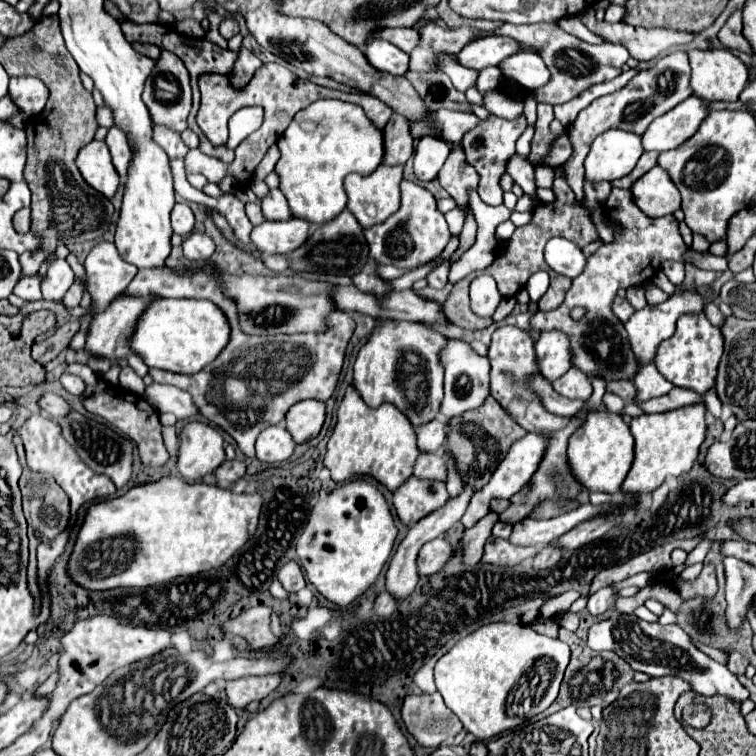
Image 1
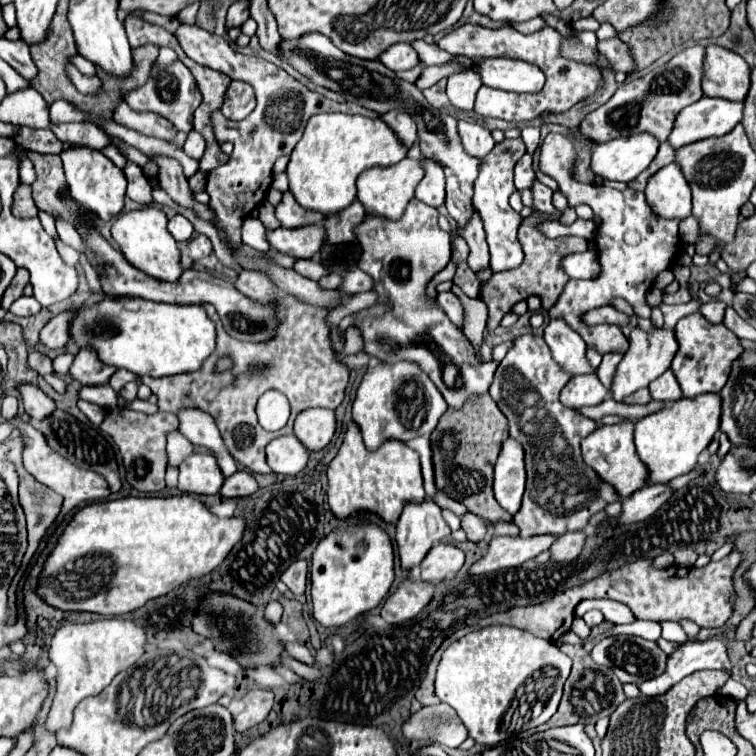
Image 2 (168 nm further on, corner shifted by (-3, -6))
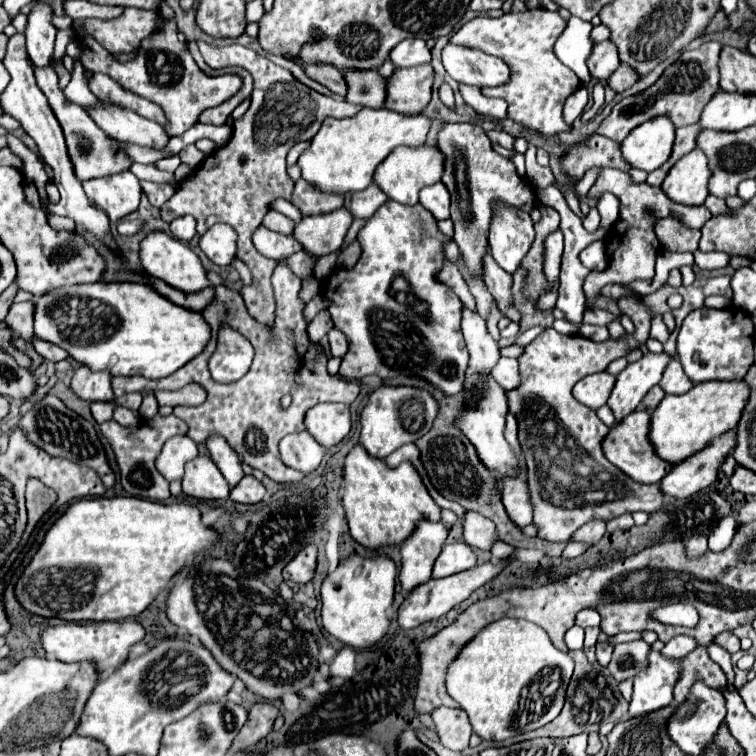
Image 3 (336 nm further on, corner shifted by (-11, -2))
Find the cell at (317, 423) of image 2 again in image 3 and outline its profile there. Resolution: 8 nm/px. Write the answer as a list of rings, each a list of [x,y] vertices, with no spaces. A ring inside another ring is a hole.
[[[316,404],[306,412],[306,430],[318,444],[336,446],[350,432],[350,412],[346,404]]]

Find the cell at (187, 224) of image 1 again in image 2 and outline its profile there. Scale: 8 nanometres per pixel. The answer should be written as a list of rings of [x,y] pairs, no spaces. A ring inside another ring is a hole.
[[[176,214],[168,222],[168,232],[174,236],[176,242],[188,242],[194,236],[194,226],[184,216]]]

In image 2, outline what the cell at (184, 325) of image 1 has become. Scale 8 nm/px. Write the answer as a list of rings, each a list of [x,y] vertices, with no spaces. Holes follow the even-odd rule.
[[[122,296],[116,300],[104,298],[98,304],[92,304],[86,308],[74,308],[74,310],[76,314],[70,320],[68,332],[70,332],[70,338],[76,342],[76,346],[92,348],[102,364],[124,368],[138,376],[148,374],[152,378],[162,378],[162,376],[172,376],[182,372],[194,372],[202,366],[202,362],[212,354],[212,348],[214,348],[216,330],[212,320],[208,320],[202,306],[172,306],[164,302],[150,302],[144,298]]]

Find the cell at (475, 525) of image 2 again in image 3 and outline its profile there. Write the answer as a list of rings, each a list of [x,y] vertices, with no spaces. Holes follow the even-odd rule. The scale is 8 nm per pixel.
[[[494,540],[490,552],[492,552],[492,558],[498,560],[498,558],[508,558],[508,556],[512,556],[512,554],[514,554],[514,548],[508,546],[508,544],[504,544],[502,540]]]

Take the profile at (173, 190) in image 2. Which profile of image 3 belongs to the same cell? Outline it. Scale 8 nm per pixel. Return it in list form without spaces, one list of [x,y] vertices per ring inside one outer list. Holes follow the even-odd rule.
[[[102,102],[100,106],[90,108],[88,114],[94,118],[96,124],[100,124],[100,128],[110,138],[134,142],[134,144],[158,148],[158,150],[166,148],[166,144],[170,142],[170,136],[164,132],[160,124],[138,116],[132,110],[124,110],[120,106]]]

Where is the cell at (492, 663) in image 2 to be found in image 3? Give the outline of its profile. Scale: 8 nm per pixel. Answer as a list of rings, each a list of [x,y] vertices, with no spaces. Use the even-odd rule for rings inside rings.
[[[500,618],[488,628],[482,628],[462,650],[446,672],[448,694],[468,712],[474,732],[484,740],[506,740],[516,734],[512,728],[514,712],[518,710],[520,692],[528,682],[540,674],[542,668],[562,668],[562,684],[568,686],[574,660],[558,650],[548,634],[528,622],[518,618]]]

